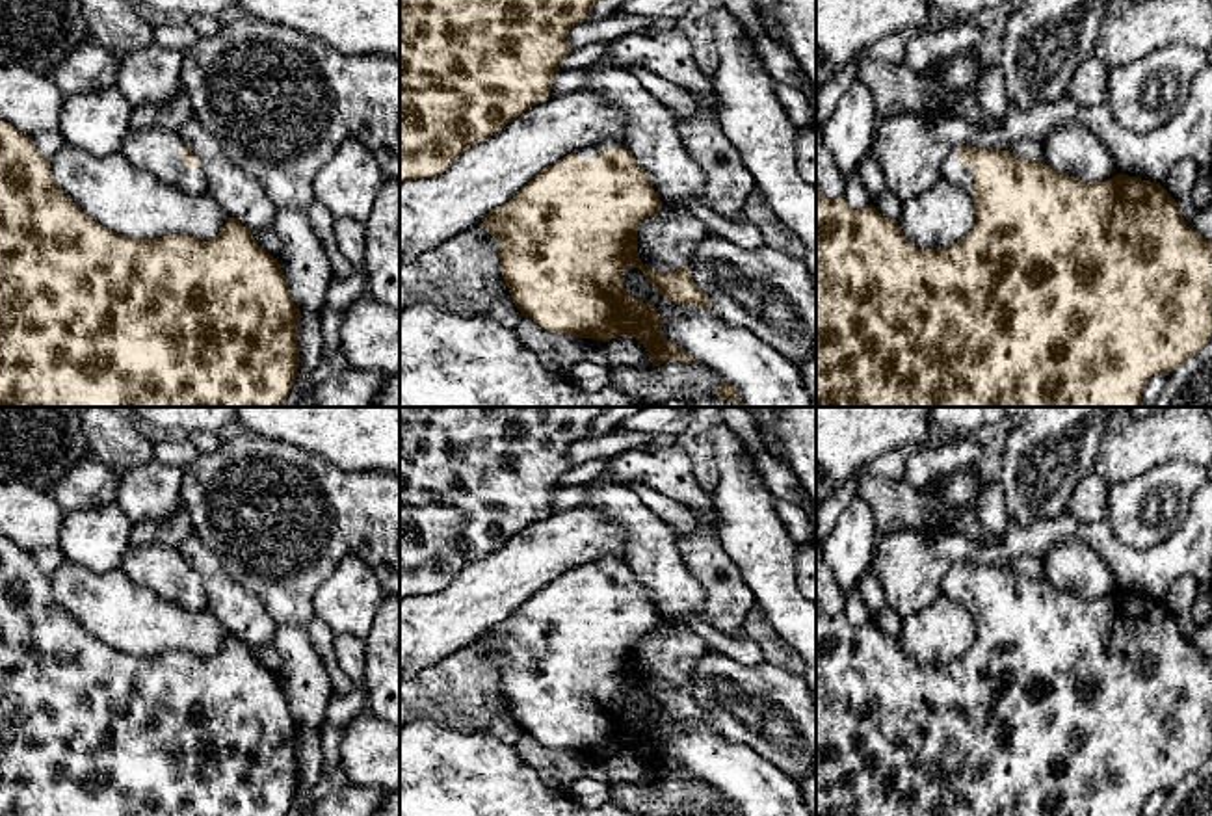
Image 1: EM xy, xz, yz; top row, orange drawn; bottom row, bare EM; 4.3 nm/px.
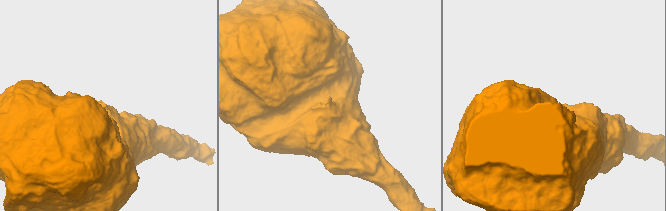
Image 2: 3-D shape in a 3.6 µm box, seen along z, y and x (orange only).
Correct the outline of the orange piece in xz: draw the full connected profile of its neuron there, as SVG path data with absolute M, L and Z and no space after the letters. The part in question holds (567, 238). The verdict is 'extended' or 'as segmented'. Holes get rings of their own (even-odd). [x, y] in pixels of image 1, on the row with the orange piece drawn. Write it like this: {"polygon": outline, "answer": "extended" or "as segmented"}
{"polygon": "M606 139L580 147L545 167L513 199L493 210L481 227L500 240L502 277L522 318L534 320L545 331L576 338L610 342L628 335L647 349L652 368L667 361L701 364L680 346L665 340L662 316L651 303L632 297L623 284L623 275L638 268L667 301L714 312L688 266L658 273L649 271L639 258L638 227L643 219L654 217L662 204L651 175L636 156L623 141Z", "answer": "extended"}

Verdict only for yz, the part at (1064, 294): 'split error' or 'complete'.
split error

